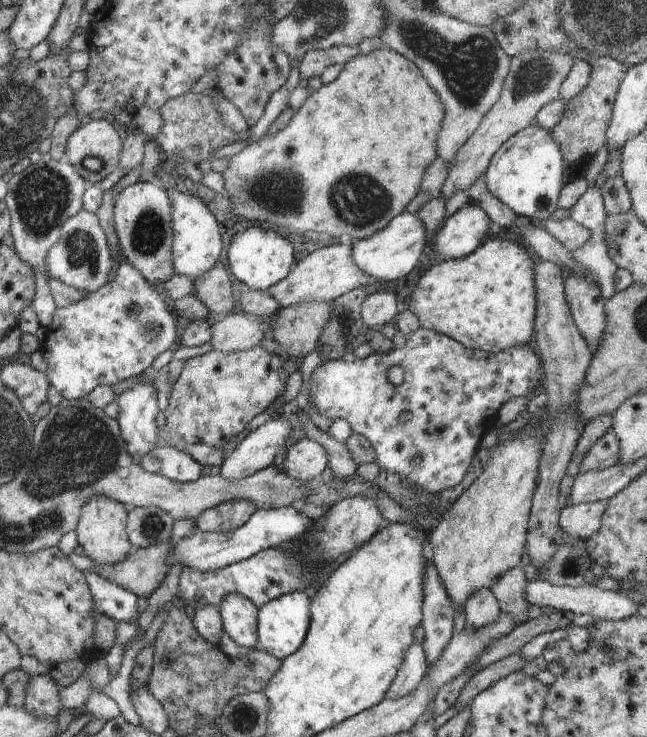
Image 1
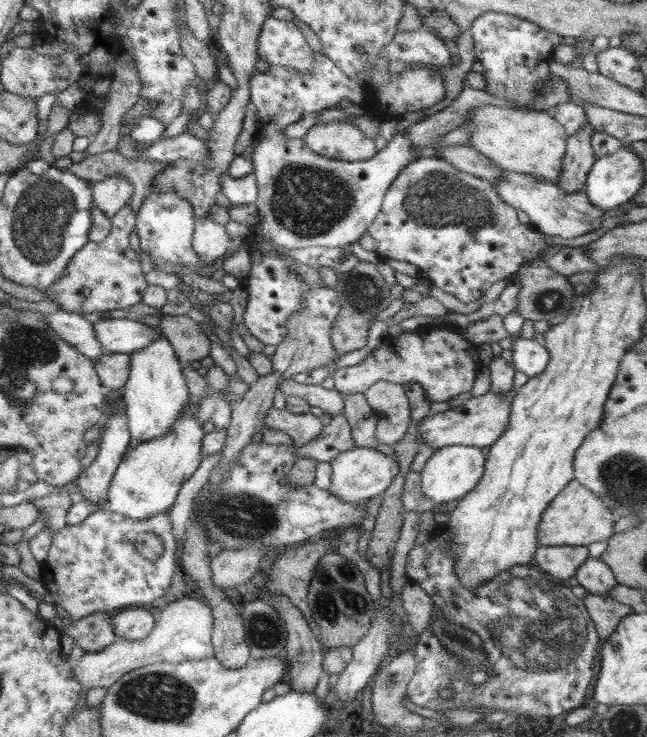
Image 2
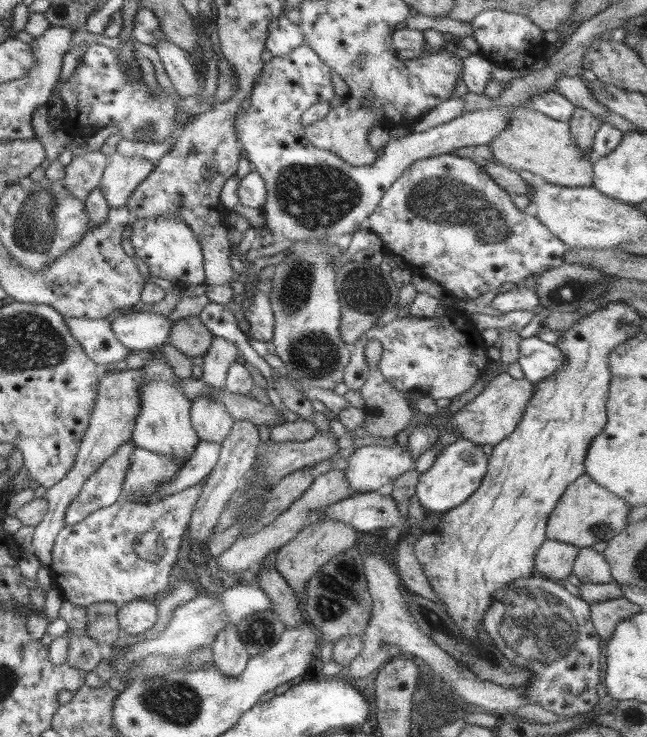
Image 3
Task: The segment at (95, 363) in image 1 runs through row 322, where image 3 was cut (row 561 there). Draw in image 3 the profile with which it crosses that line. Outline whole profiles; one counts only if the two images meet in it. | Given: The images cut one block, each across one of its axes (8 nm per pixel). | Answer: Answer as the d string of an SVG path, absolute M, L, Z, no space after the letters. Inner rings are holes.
M207 476L191 488L185 488L177 494L159 498L157 502L135 504L125 498L119 498L115 504L107 508L99 508L91 512L85 520L65 526L53 544L49 576L53 588L59 590L59 598L63 602L71 602L81 608L89 608L91 604L111 602L117 604L117 610L123 608L125 602L131 600L153 600L159 592L169 592L173 586L173 566L179 554L181 534L187 532L187 524L191 520L191 512L195 502L199 502L199 494ZM155 530L163 538L165 552L155 562L141 560L135 556L131 542L137 534Z

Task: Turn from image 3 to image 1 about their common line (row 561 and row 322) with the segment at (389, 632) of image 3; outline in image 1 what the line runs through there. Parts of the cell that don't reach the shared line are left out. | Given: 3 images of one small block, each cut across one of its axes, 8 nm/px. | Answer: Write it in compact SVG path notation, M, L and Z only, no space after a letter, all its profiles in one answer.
M375 292L361 302L361 318L367 330L391 324L393 316L397 316L397 302L391 292Z

